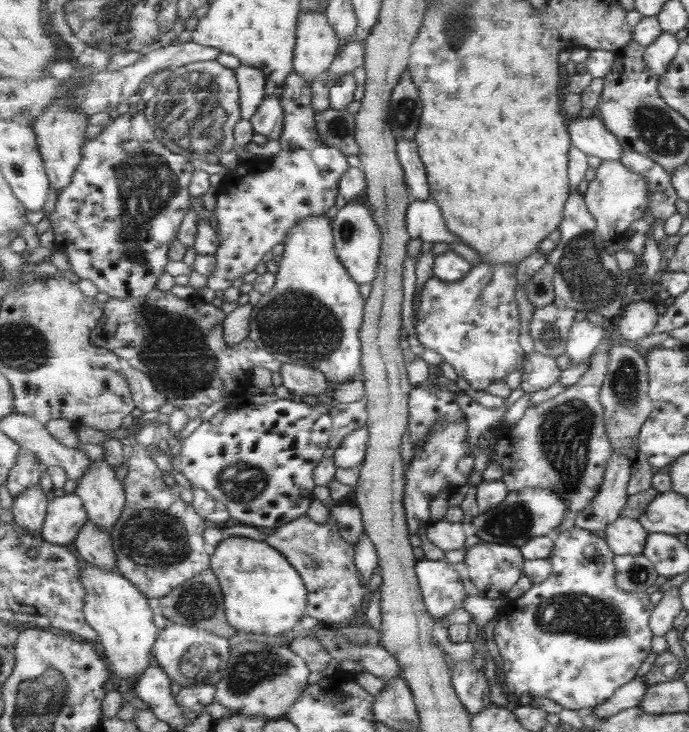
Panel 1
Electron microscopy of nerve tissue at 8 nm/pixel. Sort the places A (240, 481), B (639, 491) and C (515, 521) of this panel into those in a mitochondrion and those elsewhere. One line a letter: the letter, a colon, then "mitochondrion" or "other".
A: mitochondrion
B: other
C: mitochondrion

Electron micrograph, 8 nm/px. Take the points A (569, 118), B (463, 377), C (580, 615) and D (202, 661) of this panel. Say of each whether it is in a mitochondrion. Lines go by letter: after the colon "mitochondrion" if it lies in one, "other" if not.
A: other
B: other
C: mitochondrion
D: mitochondrion

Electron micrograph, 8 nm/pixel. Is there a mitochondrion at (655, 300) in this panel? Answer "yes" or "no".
no

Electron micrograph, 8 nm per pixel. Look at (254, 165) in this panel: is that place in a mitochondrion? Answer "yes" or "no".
no

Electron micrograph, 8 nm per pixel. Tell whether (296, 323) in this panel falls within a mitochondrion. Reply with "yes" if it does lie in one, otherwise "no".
yes

